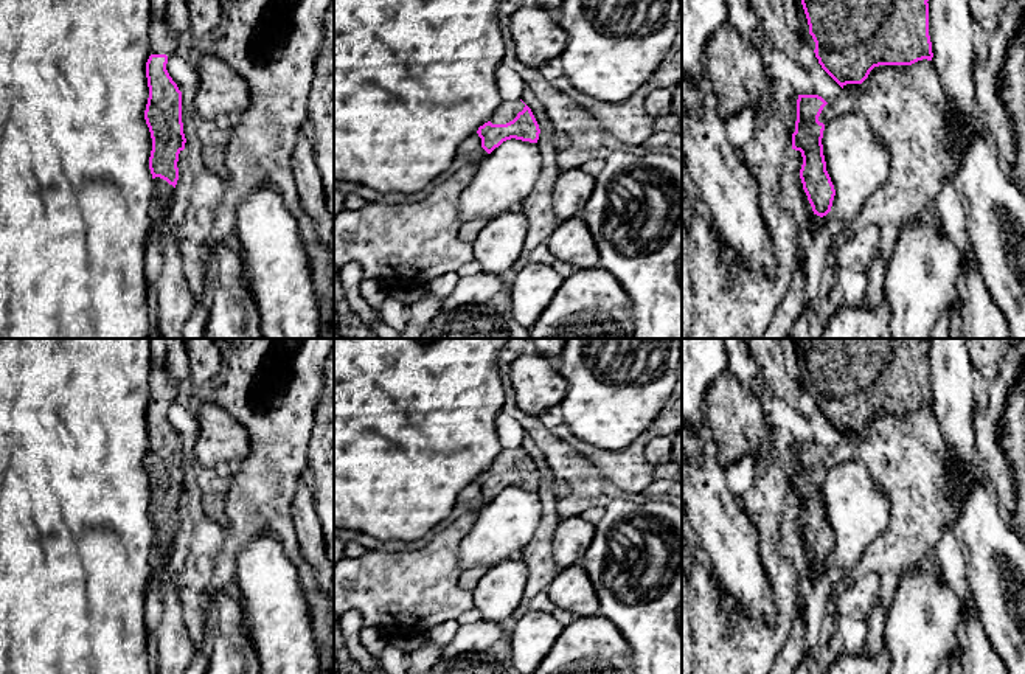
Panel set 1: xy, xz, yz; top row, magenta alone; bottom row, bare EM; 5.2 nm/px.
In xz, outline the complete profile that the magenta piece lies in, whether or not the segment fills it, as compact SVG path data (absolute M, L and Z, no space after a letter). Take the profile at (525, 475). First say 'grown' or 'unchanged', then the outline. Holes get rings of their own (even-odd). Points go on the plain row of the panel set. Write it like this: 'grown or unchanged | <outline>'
grown | M517 447L502 449L492 466L480 474L477 481L481 486L481 495L491 502L511 486L537 491L540 477L531 457Z

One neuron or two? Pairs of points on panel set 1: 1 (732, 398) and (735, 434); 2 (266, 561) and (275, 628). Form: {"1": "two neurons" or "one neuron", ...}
{"1": "one neuron", "2": "one neuron"}

